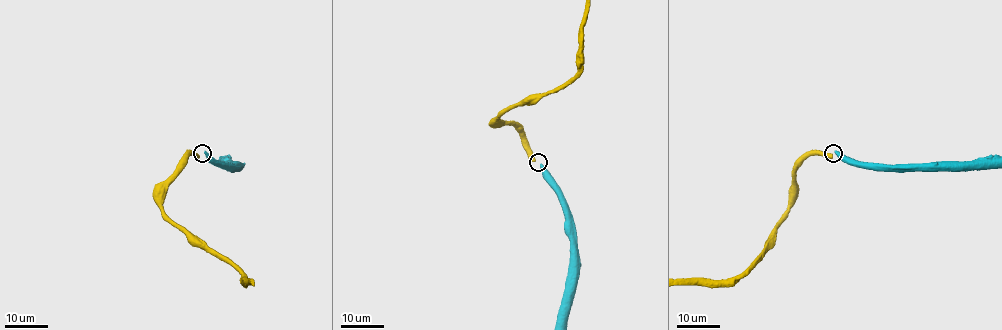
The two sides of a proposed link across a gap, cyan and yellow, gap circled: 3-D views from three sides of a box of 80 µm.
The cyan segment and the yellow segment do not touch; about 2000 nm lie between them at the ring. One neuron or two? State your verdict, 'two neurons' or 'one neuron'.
two neurons

